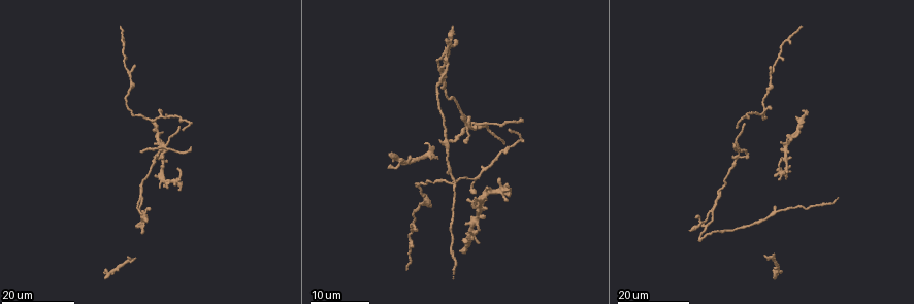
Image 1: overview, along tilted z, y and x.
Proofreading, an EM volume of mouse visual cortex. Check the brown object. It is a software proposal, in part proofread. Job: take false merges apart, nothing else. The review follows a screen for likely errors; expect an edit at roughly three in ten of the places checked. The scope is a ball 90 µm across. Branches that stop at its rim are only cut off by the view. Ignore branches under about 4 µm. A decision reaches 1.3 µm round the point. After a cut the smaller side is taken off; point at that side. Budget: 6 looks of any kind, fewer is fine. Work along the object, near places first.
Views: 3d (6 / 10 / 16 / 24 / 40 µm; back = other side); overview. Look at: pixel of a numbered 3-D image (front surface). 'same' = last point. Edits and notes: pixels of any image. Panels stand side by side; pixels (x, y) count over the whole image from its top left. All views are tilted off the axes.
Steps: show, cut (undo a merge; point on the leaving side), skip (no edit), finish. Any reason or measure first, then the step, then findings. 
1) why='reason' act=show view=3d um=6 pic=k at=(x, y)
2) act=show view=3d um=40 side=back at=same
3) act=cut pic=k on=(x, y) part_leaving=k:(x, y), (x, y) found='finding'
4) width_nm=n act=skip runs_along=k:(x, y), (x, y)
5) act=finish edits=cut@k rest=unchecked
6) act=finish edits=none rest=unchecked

why='four or more arms meet' act=show view=3d um=24 pic=1 at=(159, 130)

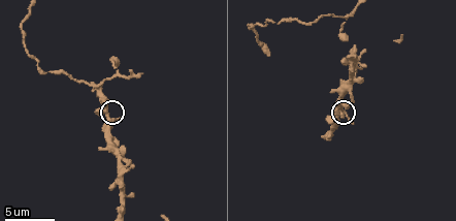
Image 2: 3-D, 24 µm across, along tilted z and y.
act=show view=3d um=10 pic=2 at=(106, 113)

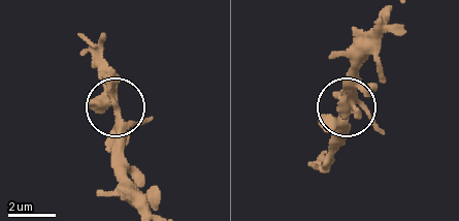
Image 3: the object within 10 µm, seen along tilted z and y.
act=skip found='continuous, no second neuron'

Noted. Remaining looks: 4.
act=show view=3d um=16 pic=2 at=(118, 72)

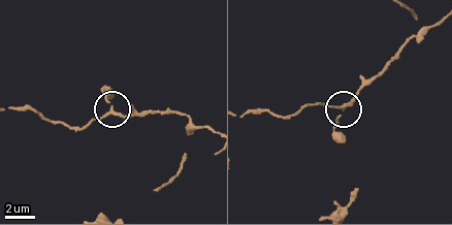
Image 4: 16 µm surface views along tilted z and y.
arms=3 act=skip runs_along=4:(410, 10), (422, 31), (348, 105), (337, 119), (336, 134) found='all the same neuron'

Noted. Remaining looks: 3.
why='arms run side by side' act=show view=3d um=24 pic=1 at=(141, 194)

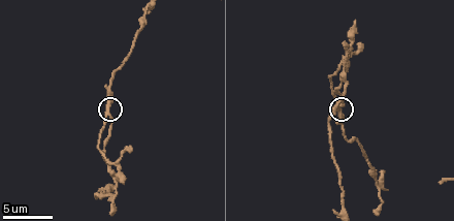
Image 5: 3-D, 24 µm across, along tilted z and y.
why='closer look' act=show view=3d um=6 pic=5 at=(107, 111)

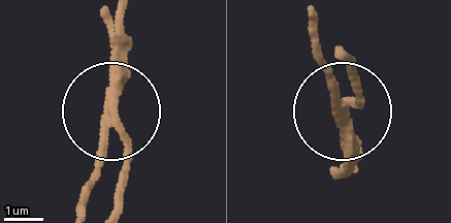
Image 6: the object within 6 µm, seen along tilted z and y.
arms=3 act=cut pic=6 on=(101, 162) found='a second neuron is stuck on'

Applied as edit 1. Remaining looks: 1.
act=finish edits=cut@6 rest=unchecked

